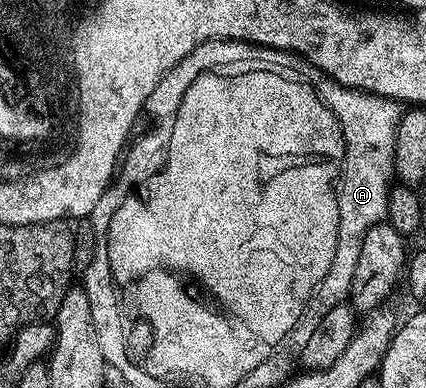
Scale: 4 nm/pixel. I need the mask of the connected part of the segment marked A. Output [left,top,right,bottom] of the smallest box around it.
[117,40,401,350]

